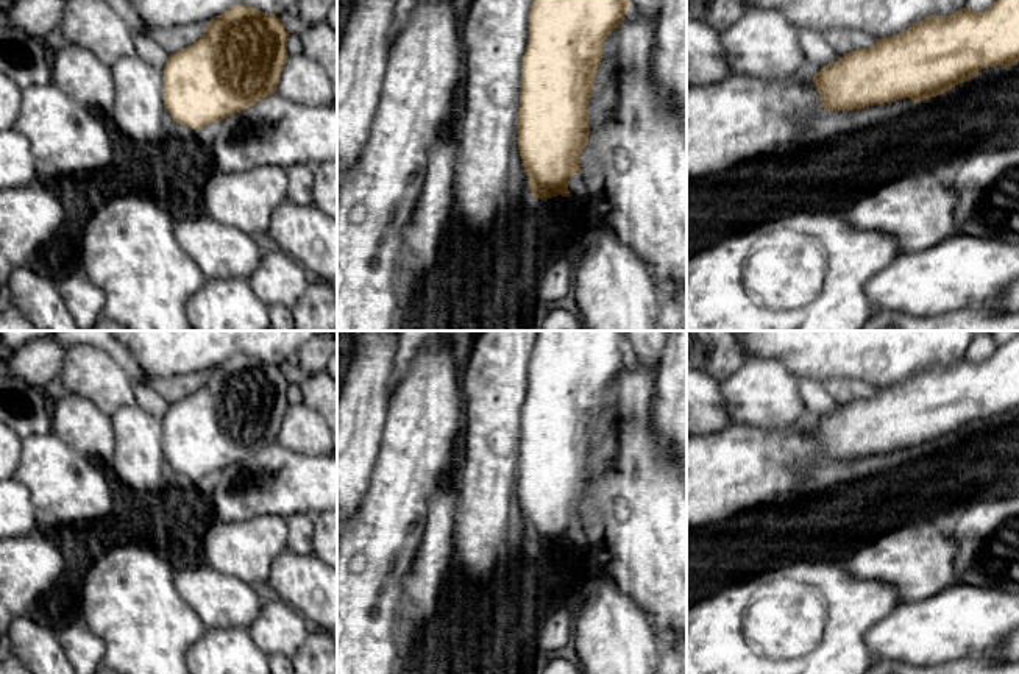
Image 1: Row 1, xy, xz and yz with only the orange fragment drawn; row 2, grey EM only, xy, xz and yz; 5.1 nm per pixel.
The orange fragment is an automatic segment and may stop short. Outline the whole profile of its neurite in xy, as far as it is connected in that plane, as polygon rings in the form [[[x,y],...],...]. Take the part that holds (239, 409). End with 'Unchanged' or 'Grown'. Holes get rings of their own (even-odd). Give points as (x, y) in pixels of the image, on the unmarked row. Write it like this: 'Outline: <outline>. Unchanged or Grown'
Outline: [[[234,354],[220,365],[208,371],[204,384],[192,395],[172,403],[164,415],[164,454],[170,466],[192,479],[201,479],[211,471],[223,468],[248,459],[254,452],[262,451],[275,443],[289,409],[287,390],[289,381],[281,368],[275,364],[251,357],[250,354]]]. Unchanged

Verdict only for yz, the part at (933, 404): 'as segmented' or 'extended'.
as segmented

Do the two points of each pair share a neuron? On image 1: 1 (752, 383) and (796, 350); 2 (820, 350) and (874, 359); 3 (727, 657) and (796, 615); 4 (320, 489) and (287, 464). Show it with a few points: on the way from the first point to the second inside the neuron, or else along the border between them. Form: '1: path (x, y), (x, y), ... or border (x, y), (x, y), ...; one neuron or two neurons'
1: border (749, 356), (776, 358), (801, 378); two neurons
2: path (834, 350), (860, 350); one neuron
3: path (745, 657), (754, 657), (779, 632); one neuron
4: path (312, 484), (308, 484), (295, 471); one neuron

